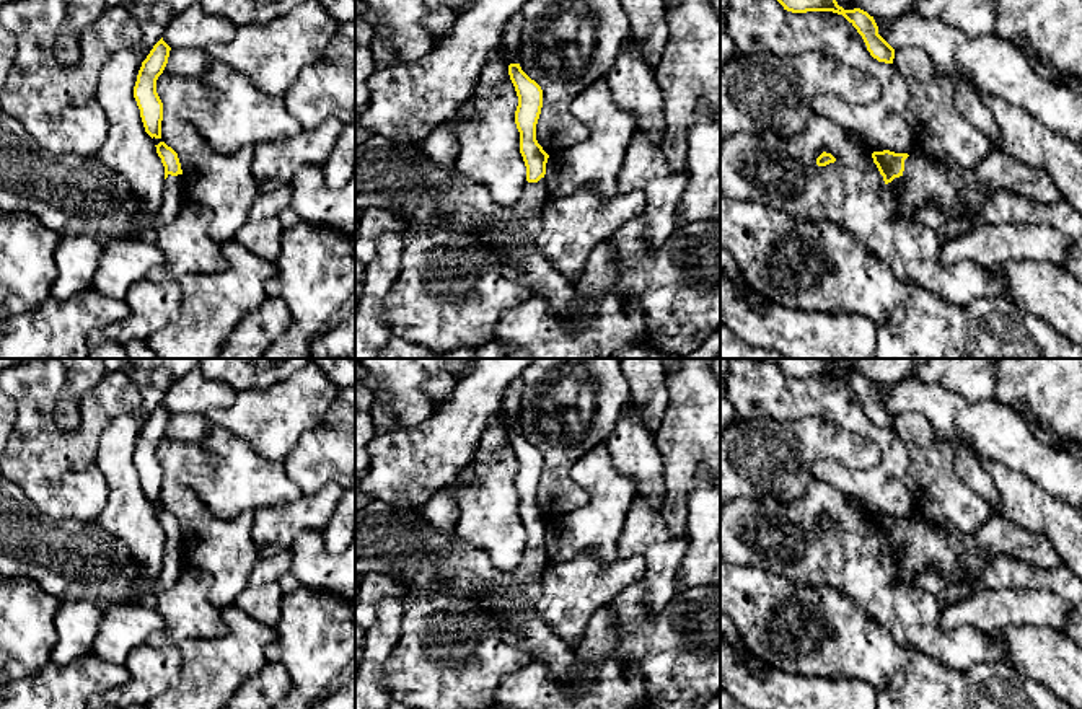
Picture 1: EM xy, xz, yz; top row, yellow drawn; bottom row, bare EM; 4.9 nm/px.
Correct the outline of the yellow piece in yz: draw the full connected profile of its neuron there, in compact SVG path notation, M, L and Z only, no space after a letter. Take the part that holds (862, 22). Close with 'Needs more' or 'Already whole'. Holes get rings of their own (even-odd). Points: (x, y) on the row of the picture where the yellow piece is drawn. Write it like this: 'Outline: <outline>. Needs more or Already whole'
Outline: M777 0L784 10L792 13L833 11L842 15L862 36L873 59L893 64L895 49L878 34L878 26L867 11L860 8L844 10L836 0Z. Already whole

